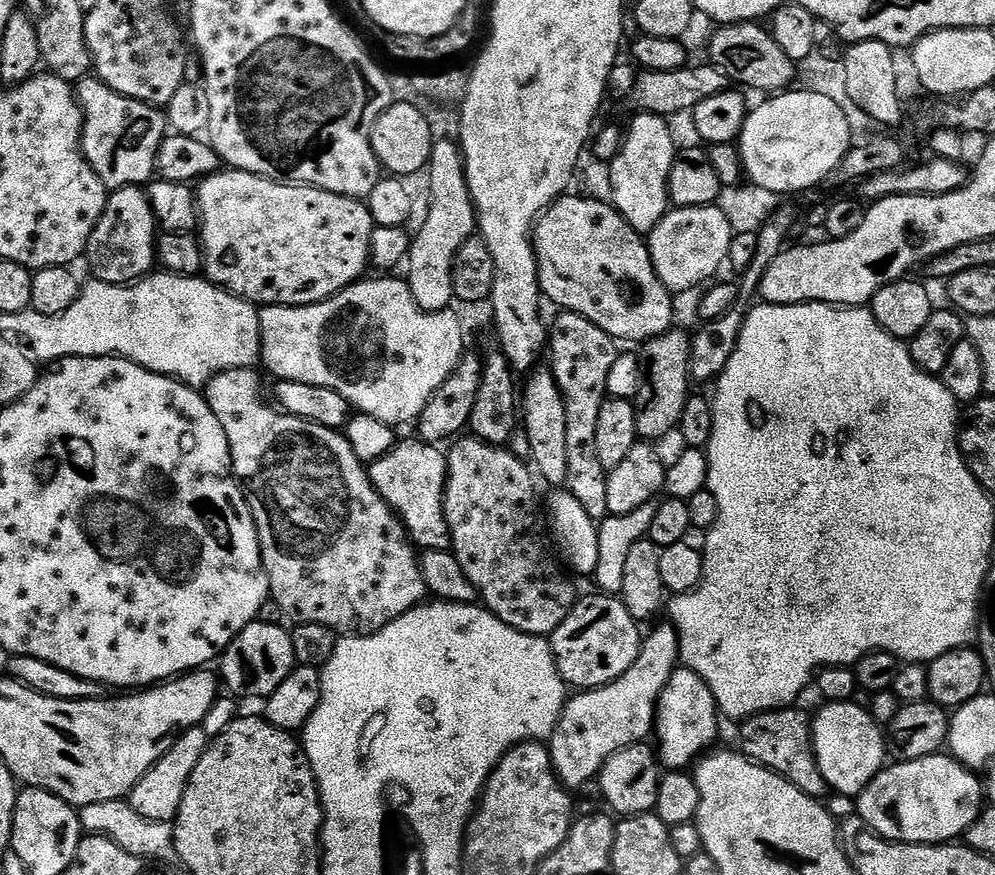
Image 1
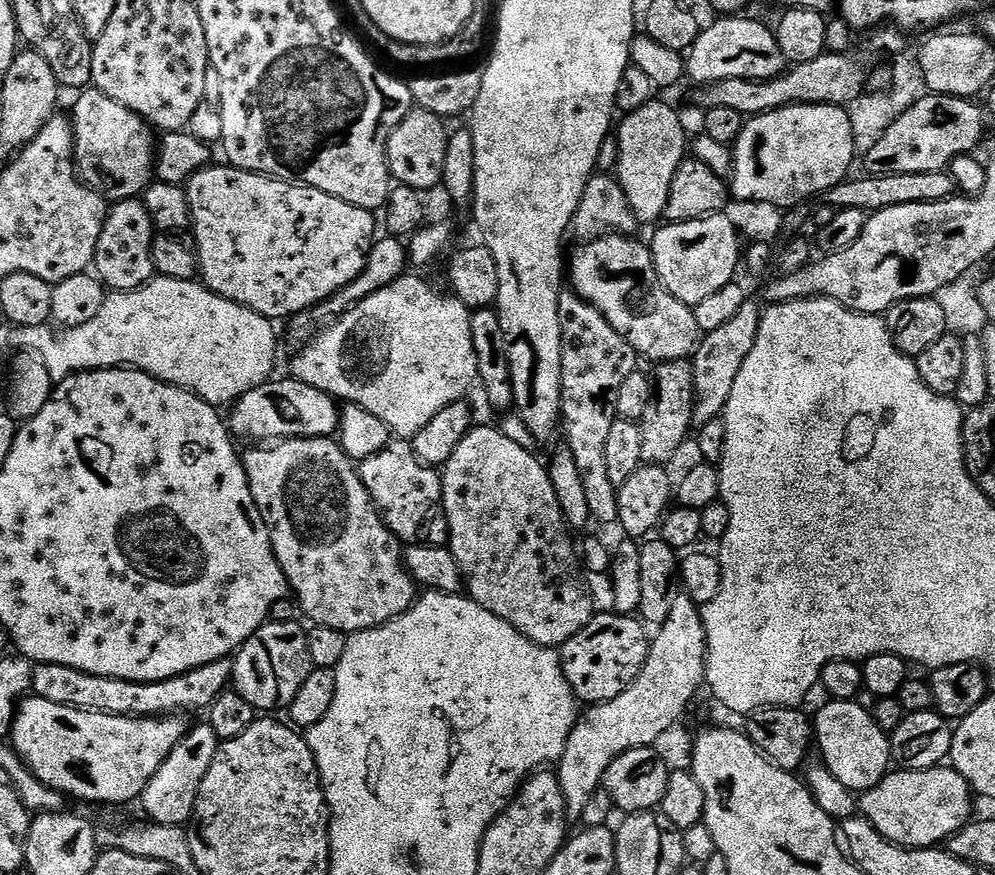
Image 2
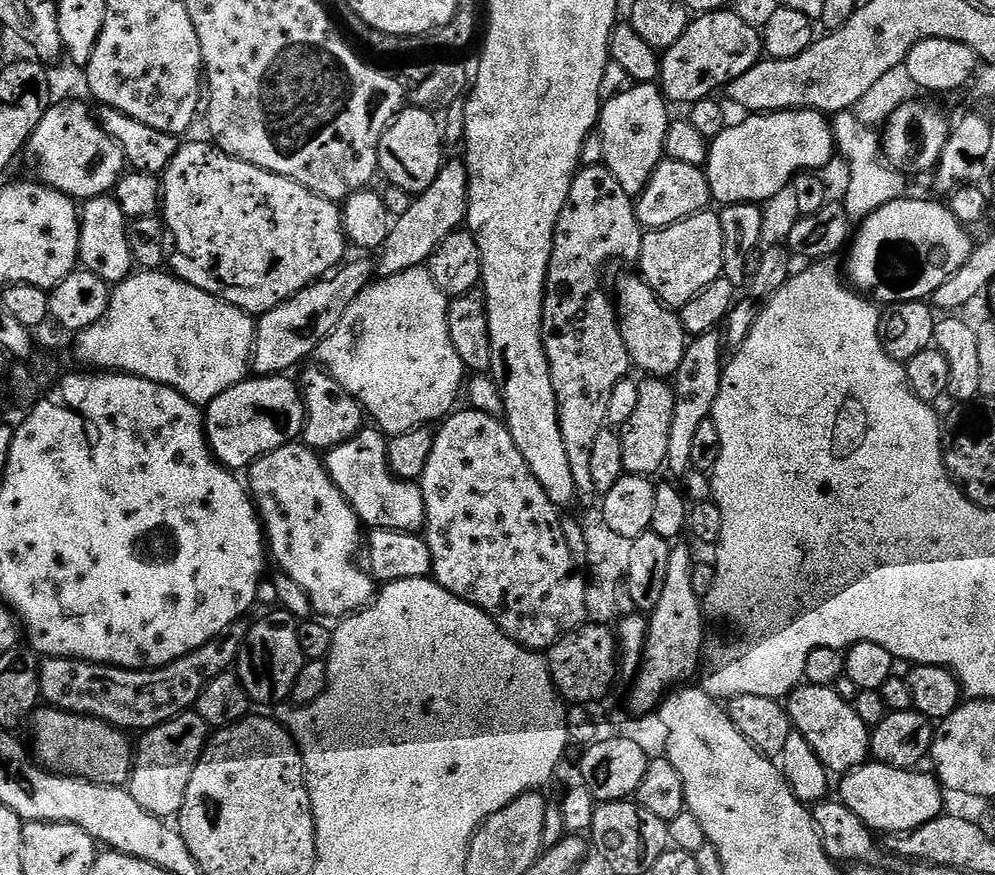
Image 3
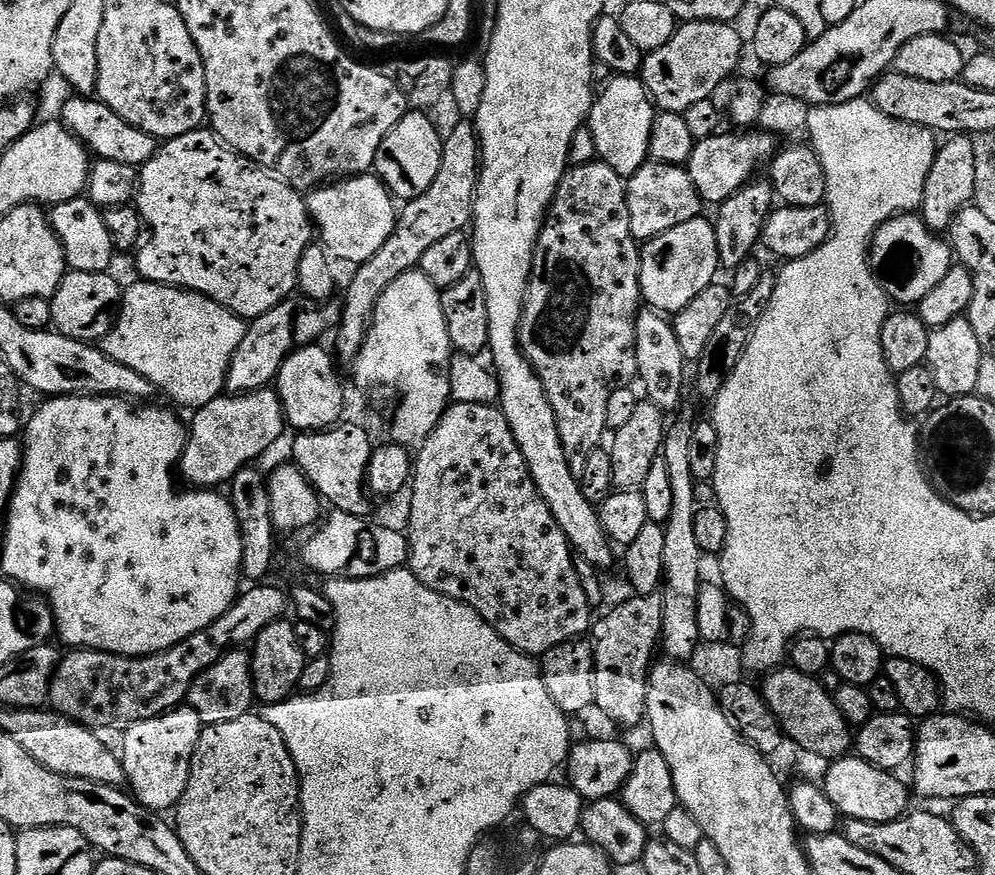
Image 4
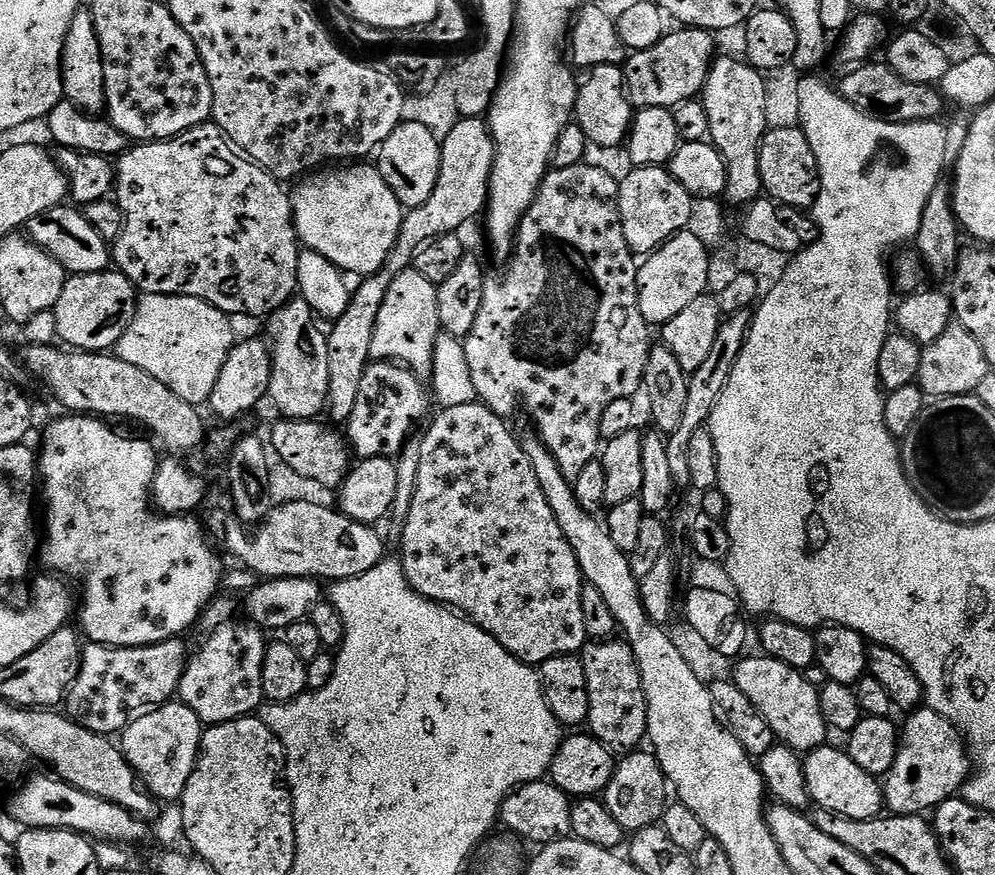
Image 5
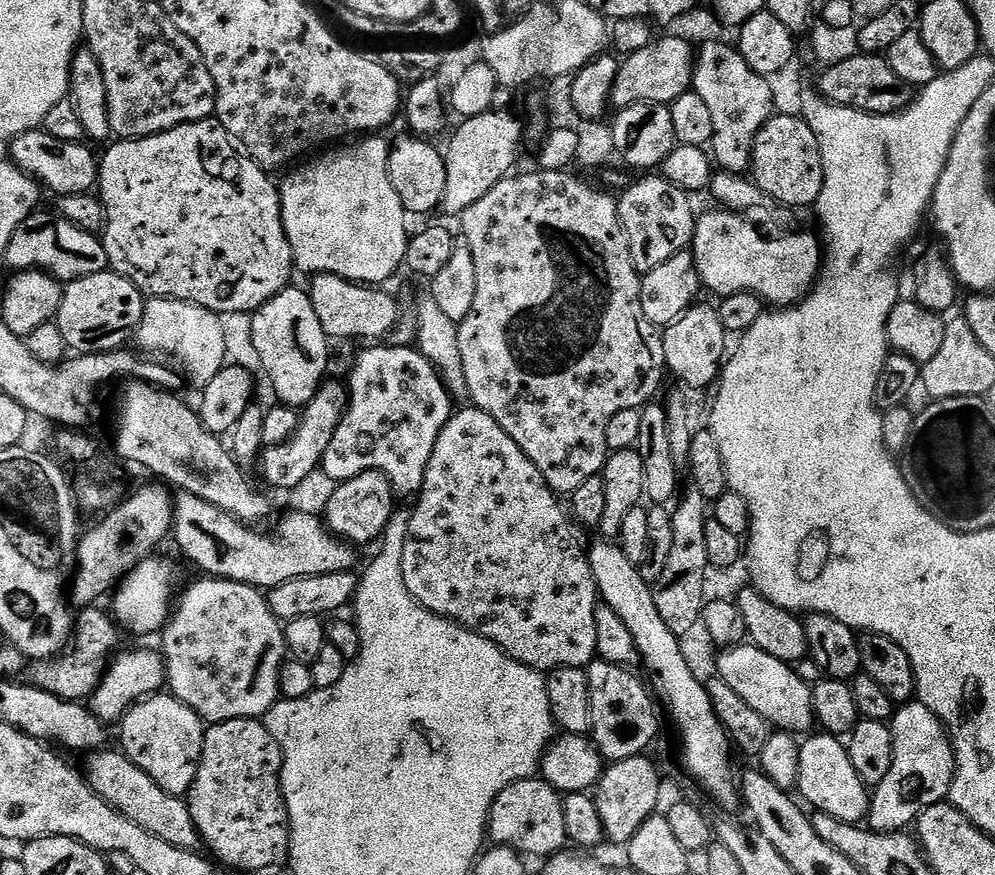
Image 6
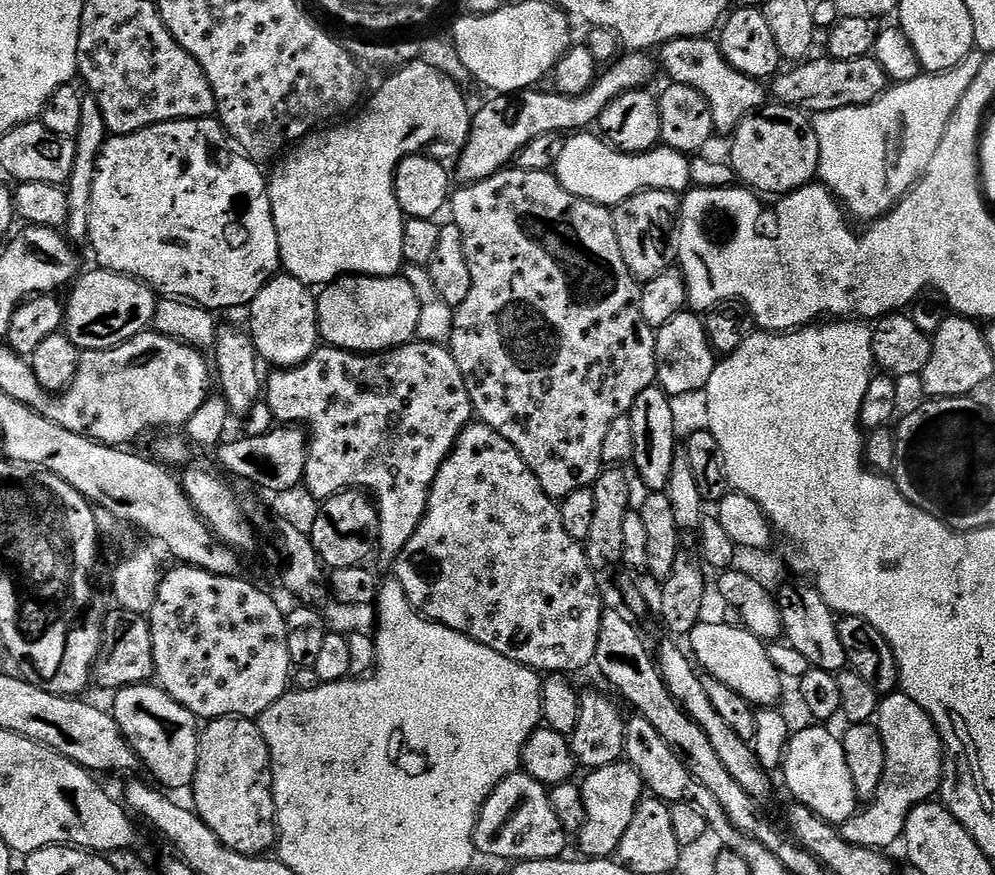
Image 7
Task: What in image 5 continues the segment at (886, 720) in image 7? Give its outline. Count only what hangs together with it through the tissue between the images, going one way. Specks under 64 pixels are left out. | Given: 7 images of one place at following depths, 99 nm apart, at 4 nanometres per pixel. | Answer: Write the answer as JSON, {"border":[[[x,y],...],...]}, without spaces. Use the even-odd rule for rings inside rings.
{"border":[[[921,706],[909,716],[912,717],[902,724],[900,752],[883,785],[887,811],[897,816],[931,813],[963,789],[974,768],[964,737],[942,714]]]}

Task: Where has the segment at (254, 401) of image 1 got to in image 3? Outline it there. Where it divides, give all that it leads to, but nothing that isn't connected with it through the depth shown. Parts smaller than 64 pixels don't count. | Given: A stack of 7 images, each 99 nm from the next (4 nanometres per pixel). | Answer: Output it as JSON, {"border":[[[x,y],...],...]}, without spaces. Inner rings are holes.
{"border":[[[303,442],[284,444],[278,450],[257,458],[247,469],[246,475],[246,484],[258,509],[271,559],[273,556],[280,563],[279,571],[283,575],[302,586],[312,604],[313,613],[320,618],[343,618],[367,608],[374,599],[374,581],[361,565],[360,568],[356,565],[356,555],[362,552],[362,525],[342,490],[334,486],[317,449]]]}

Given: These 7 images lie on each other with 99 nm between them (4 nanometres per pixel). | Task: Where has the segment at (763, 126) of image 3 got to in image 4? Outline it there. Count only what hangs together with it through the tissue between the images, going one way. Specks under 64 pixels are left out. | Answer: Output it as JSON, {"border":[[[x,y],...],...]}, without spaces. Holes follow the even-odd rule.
{"border":[[[744,130],[741,136],[717,134],[698,140],[686,165],[694,186],[705,205],[719,206],[753,179],[760,167],[767,165],[778,151],[777,137],[763,130]]]}

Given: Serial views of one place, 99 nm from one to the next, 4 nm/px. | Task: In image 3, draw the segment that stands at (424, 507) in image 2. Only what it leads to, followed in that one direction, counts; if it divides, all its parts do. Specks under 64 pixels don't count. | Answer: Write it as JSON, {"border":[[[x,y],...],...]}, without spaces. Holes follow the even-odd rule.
{"border":[[[375,426],[361,427],[356,435],[327,449],[323,457],[325,468],[338,490],[356,511],[361,525],[373,528],[390,528],[394,532],[419,533],[425,527],[424,493],[419,483],[402,480],[392,473],[388,464],[388,440]]]}

